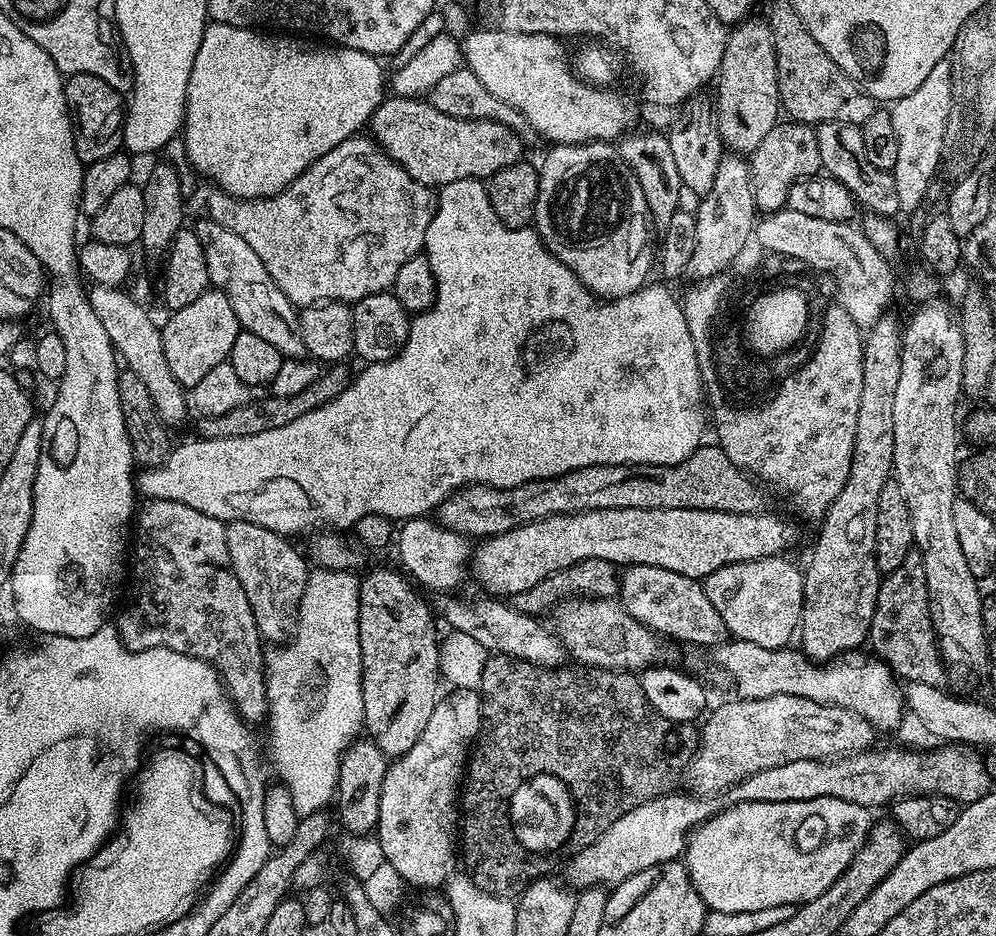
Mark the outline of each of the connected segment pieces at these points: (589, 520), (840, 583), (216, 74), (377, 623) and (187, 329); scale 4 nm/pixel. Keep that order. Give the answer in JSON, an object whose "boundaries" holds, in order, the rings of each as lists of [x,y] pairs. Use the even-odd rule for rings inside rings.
{"boundaries":[[[[590,510],[589,512],[571,512],[570,514],[562,514],[561,516],[548,516],[544,520],[535,520],[534,522],[530,522],[526,526],[518,526],[514,530],[506,530],[506,534],[498,534],[497,536],[489,536],[487,538],[481,539],[479,541],[480,544],[475,545],[474,551],[470,556],[470,576],[471,579],[476,579],[478,583],[481,584],[482,587],[485,588],[485,593],[491,594],[496,598],[515,598],[518,594],[522,594],[526,590],[530,590],[530,586],[538,586],[538,582],[542,582],[547,576],[552,576],[556,572],[562,571],[564,568],[569,568],[570,566],[574,566],[575,564],[580,564],[584,560],[589,560],[590,558],[598,558],[599,560],[605,560],[606,562],[610,562],[611,564],[617,566],[629,566],[634,564],[645,564],[646,566],[658,566],[662,567],[665,570],[672,570],[677,574],[684,574],[688,578],[692,578],[694,580],[703,581],[705,576],[709,576],[710,574],[714,574],[714,570],[722,570],[722,566],[730,566],[731,564],[737,564],[738,562],[754,562],[755,560],[761,560],[762,558],[770,558],[771,556],[784,556],[787,553],[787,548],[792,548],[796,543],[800,540],[800,528],[795,524],[792,520],[783,520],[780,516],[768,516],[769,514],[757,514],[755,512],[751,512],[750,514],[730,514],[729,512],[723,512],[722,510]]],[[[892,314],[880,316],[864,336],[862,398],[858,398],[858,426],[854,454],[850,458],[850,474],[846,474],[846,486],[842,486],[842,494],[832,500],[824,519],[819,521],[820,533],[816,536],[816,545],[812,548],[812,557],[804,572],[804,605],[800,615],[798,644],[800,640],[799,647],[809,660],[827,662],[843,652],[857,651],[860,643],[868,640],[868,632],[872,628],[882,579],[876,565],[878,498],[882,494],[882,486],[886,486],[886,482],[894,476],[894,393],[898,390],[898,378],[902,378],[903,345],[901,321],[896,321]]],[[[209,23],[202,34],[202,46],[198,46],[198,55],[194,58],[194,70],[190,70],[190,82],[188,83],[188,101],[184,107],[184,127],[182,129],[182,137],[185,140],[186,154],[188,155],[187,163],[193,164],[202,175],[208,180],[213,180],[215,187],[222,192],[229,192],[231,196],[235,196],[241,200],[261,200],[264,196],[277,196],[282,190],[286,190],[286,186],[290,186],[300,177],[311,164],[318,158],[322,158],[322,154],[330,154],[330,150],[334,150],[334,146],[338,146],[342,142],[346,142],[350,137],[357,135],[361,131],[360,128],[371,121],[374,110],[380,103],[386,99],[386,72],[380,69],[381,61],[375,56],[366,54],[362,50],[350,50],[349,48],[341,48],[339,46],[325,46],[320,42],[309,42],[304,38],[297,38],[292,34],[269,34],[264,30],[255,28],[239,28],[238,26],[230,26],[229,24]]],[[[372,568],[359,581],[363,731],[385,756],[404,756],[418,742],[418,734],[426,730],[426,722],[430,722],[442,692],[441,641],[438,636],[436,640],[436,624],[427,602],[403,571]]],[[[209,290],[190,302],[190,306],[182,306],[182,310],[172,312],[168,321],[162,324],[162,350],[166,352],[166,366],[170,366],[170,374],[185,390],[191,390],[202,382],[203,376],[214,366],[225,363],[234,346],[234,338],[238,338],[241,326],[235,317],[230,299],[224,291]]]]}

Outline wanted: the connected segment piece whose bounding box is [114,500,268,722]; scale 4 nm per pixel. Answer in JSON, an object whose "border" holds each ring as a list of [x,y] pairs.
{"border":[[[148,500],[145,505],[134,520],[132,564],[130,560],[132,597],[114,621],[121,642],[130,652],[169,648],[204,660],[220,675],[224,691],[239,712],[240,719],[263,721],[268,715],[266,656],[263,651],[260,653],[262,637],[250,610],[250,602],[246,602],[246,590],[242,590],[242,582],[238,582],[238,574],[232,569],[230,549],[226,546],[225,521],[210,518],[192,506],[173,500]]]}

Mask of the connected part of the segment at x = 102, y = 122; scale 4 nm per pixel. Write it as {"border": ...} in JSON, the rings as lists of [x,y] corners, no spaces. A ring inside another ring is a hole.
{"border":[[[74,74],[65,79],[64,97],[74,121],[76,153],[84,165],[93,164],[121,151],[126,100],[118,90],[114,90],[114,86],[106,86],[106,82],[102,82],[102,78],[94,78],[94,74]]]}

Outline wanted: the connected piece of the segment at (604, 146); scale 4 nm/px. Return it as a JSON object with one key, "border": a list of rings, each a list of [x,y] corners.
{"border":[[[593,142],[590,144],[557,144],[549,147],[548,157],[544,161],[539,161],[538,171],[538,198],[536,199],[536,215],[534,217],[534,227],[536,233],[542,238],[542,242],[551,250],[560,261],[572,271],[576,277],[583,282],[595,296],[605,300],[617,300],[623,296],[629,296],[640,291],[649,283],[648,275],[654,272],[654,238],[652,242],[652,232],[654,225],[650,206],[646,206],[646,198],[642,194],[642,186],[638,178],[634,178],[634,170],[626,166],[626,162],[620,156],[620,149],[612,142]]]}

